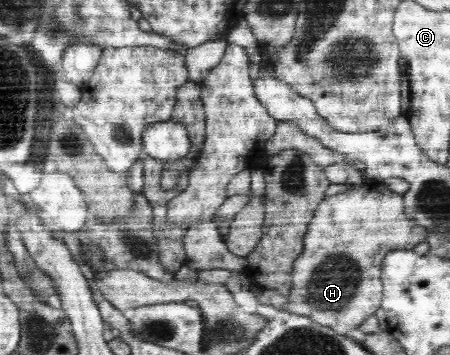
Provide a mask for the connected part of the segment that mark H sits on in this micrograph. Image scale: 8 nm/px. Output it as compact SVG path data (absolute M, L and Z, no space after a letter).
M383 186L383 192L359 192L347 190L337 196L326 197L314 213L309 230L305 234L305 250L293 265L292 285L288 292L284 312L308 316L343 335L382 307L383 286L381 282L381 260L397 248L414 249L426 242L428 232L419 224L415 226L405 214L405 200Z

